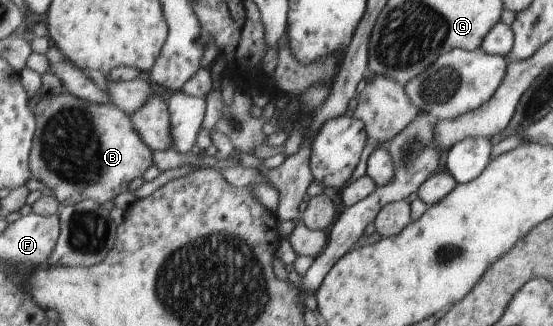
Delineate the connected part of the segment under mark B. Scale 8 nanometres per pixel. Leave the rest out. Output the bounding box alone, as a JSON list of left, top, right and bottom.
[29,91,153,207]

